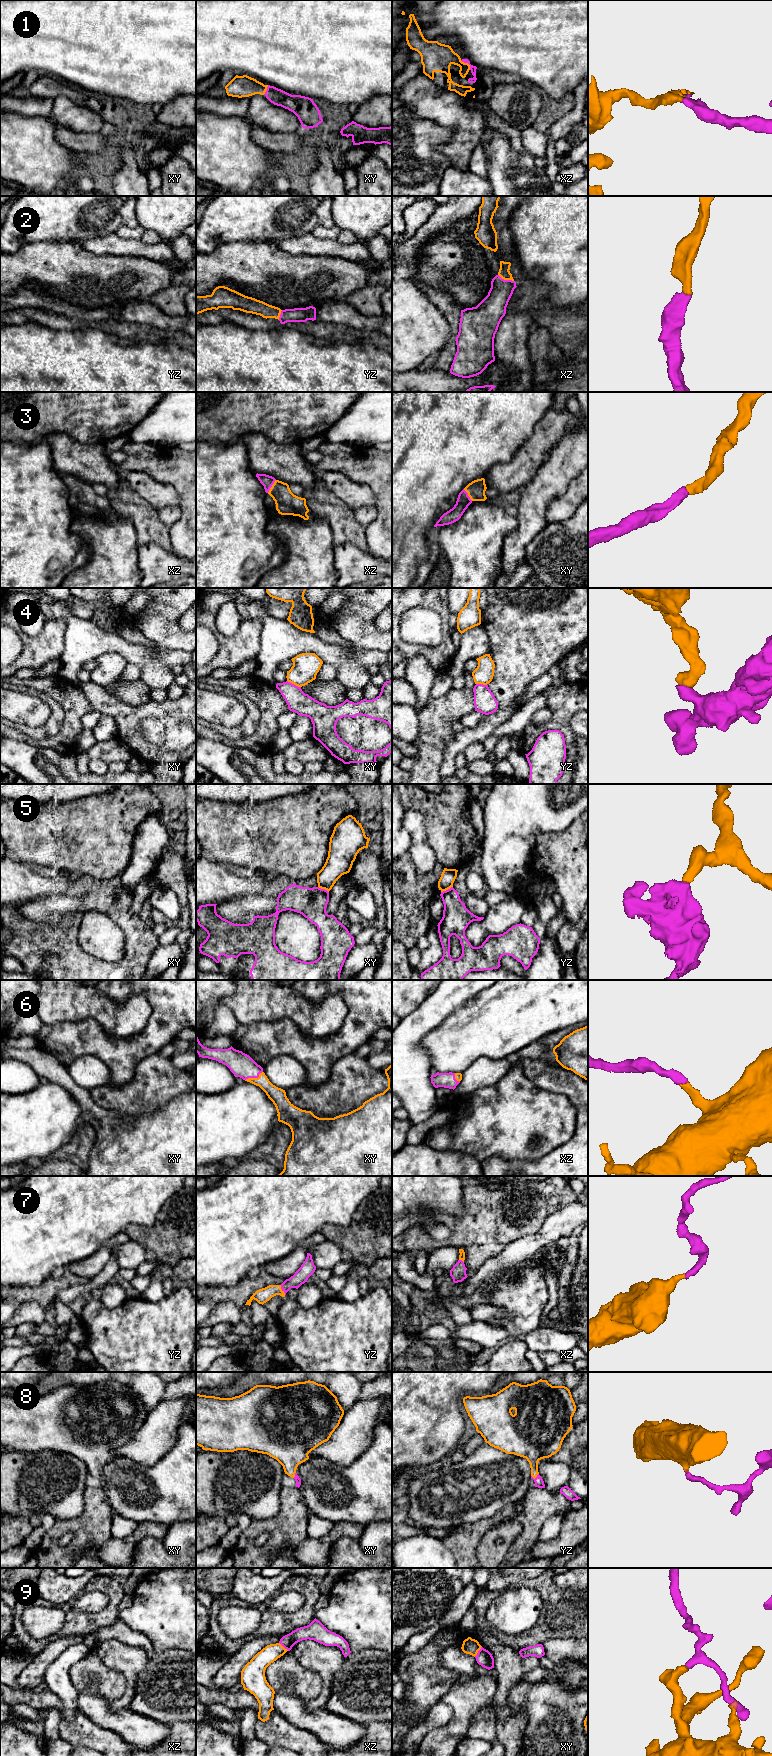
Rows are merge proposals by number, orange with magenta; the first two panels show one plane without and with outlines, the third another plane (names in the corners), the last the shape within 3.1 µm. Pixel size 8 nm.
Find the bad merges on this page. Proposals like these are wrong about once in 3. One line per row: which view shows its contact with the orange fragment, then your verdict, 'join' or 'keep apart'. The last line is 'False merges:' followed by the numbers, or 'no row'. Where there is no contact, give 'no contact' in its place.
1: xz | join
2: xz | join
3: xz | join
4: xy | keep apart
5: yz | keep apart
6: xy | join
7: yz | join
8: yz | join
9: xy | keep apart
False merges: 4, 5, 9

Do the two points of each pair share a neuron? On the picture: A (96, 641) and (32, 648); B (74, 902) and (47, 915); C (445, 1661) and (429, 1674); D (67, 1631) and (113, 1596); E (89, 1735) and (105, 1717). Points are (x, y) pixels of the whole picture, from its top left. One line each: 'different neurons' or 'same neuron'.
A: different neurons
B: same neuron
C: different neurons
D: same neuron
E: different neurons

